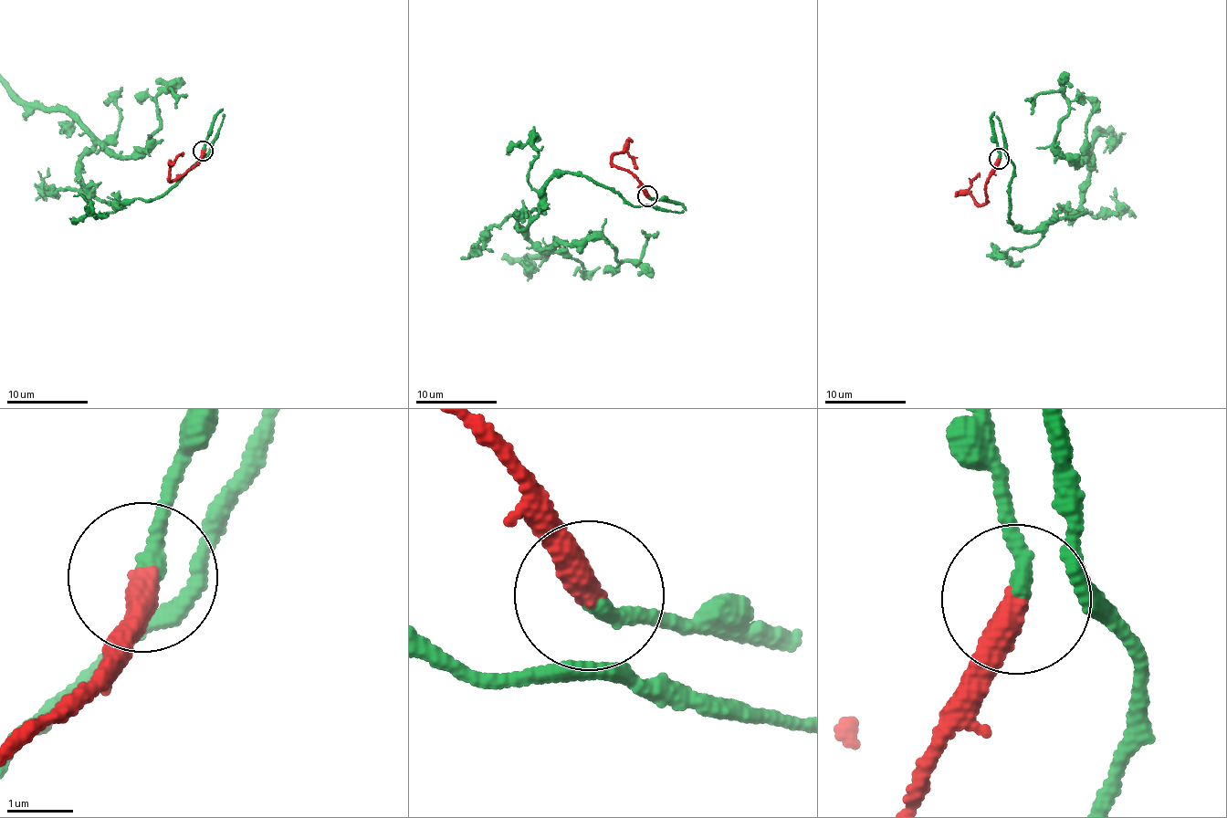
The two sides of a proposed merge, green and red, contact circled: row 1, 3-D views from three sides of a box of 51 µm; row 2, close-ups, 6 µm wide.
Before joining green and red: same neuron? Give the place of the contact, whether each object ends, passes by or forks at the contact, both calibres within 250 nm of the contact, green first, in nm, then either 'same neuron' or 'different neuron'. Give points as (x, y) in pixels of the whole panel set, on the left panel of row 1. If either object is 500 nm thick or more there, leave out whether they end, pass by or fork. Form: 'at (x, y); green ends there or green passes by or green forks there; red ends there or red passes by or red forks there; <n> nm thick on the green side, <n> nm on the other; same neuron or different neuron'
at (203, 151); green passes by; red ends there; 190 nm thick on the green side, 400 nm on the other; same neuron

